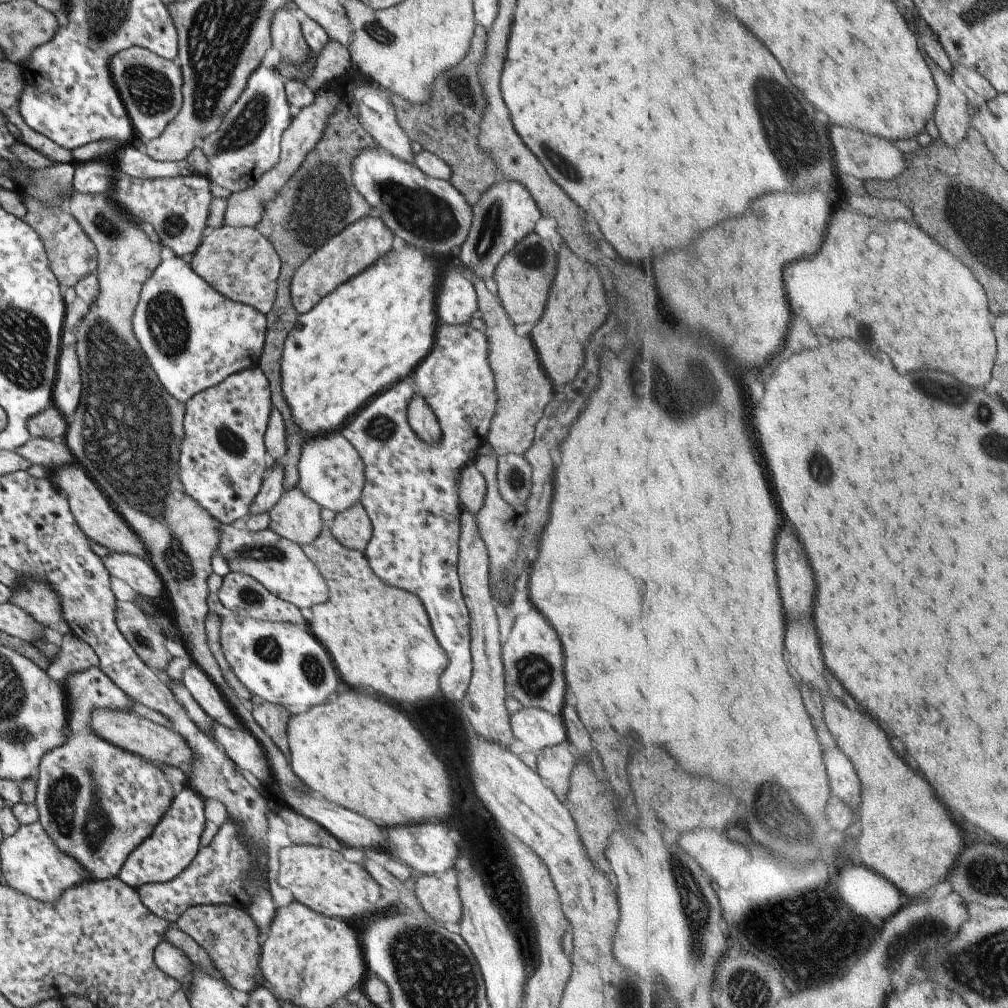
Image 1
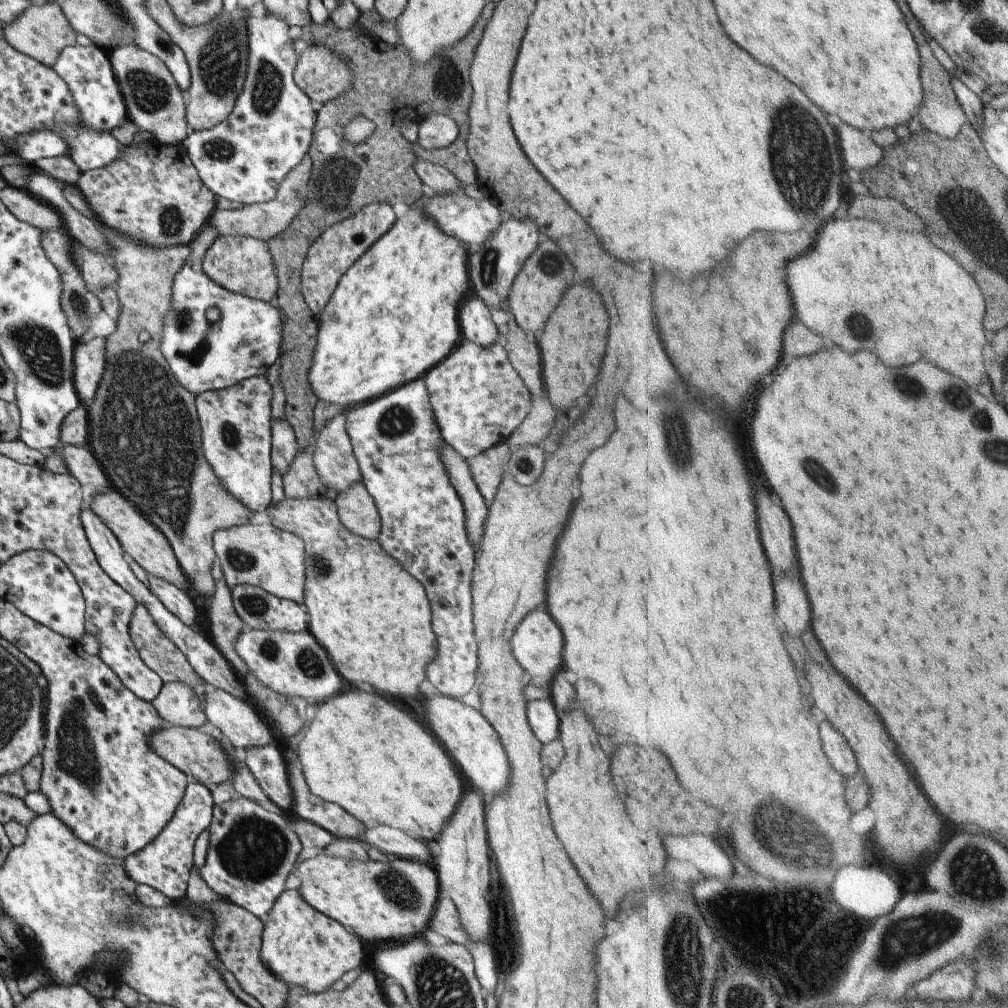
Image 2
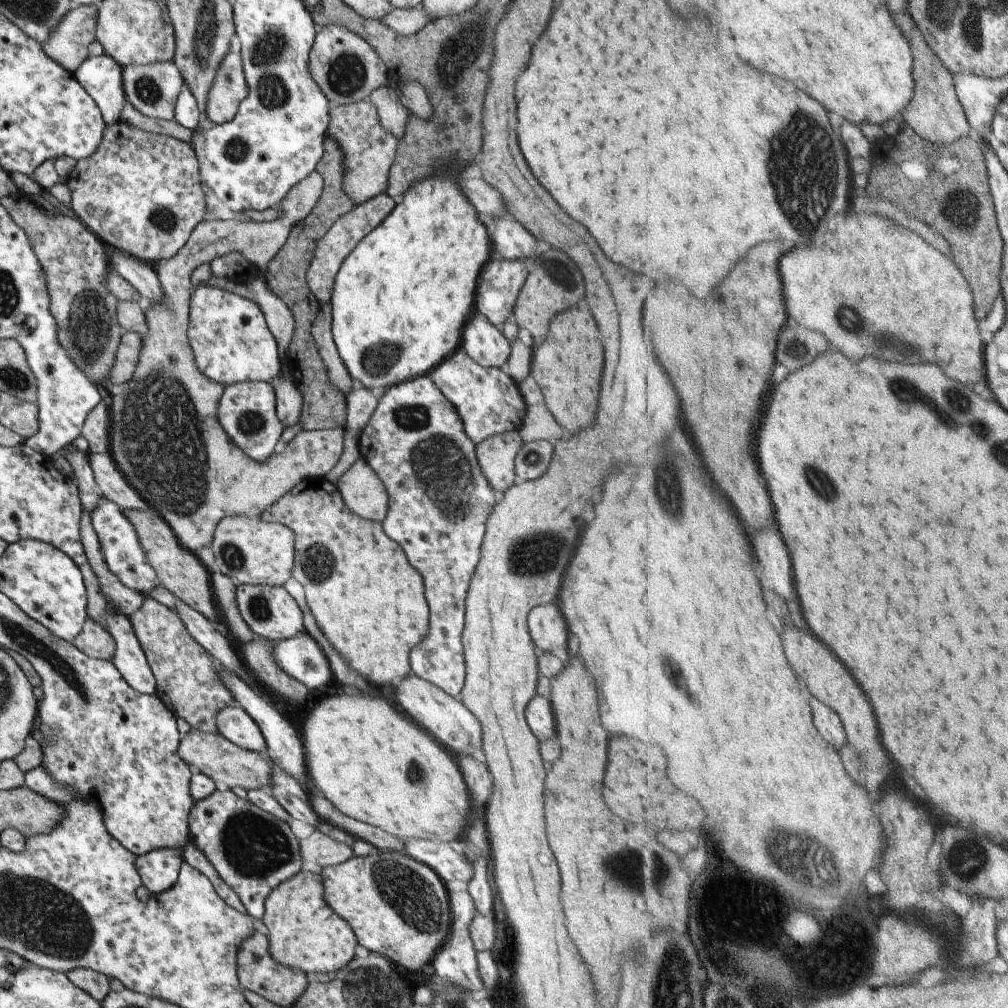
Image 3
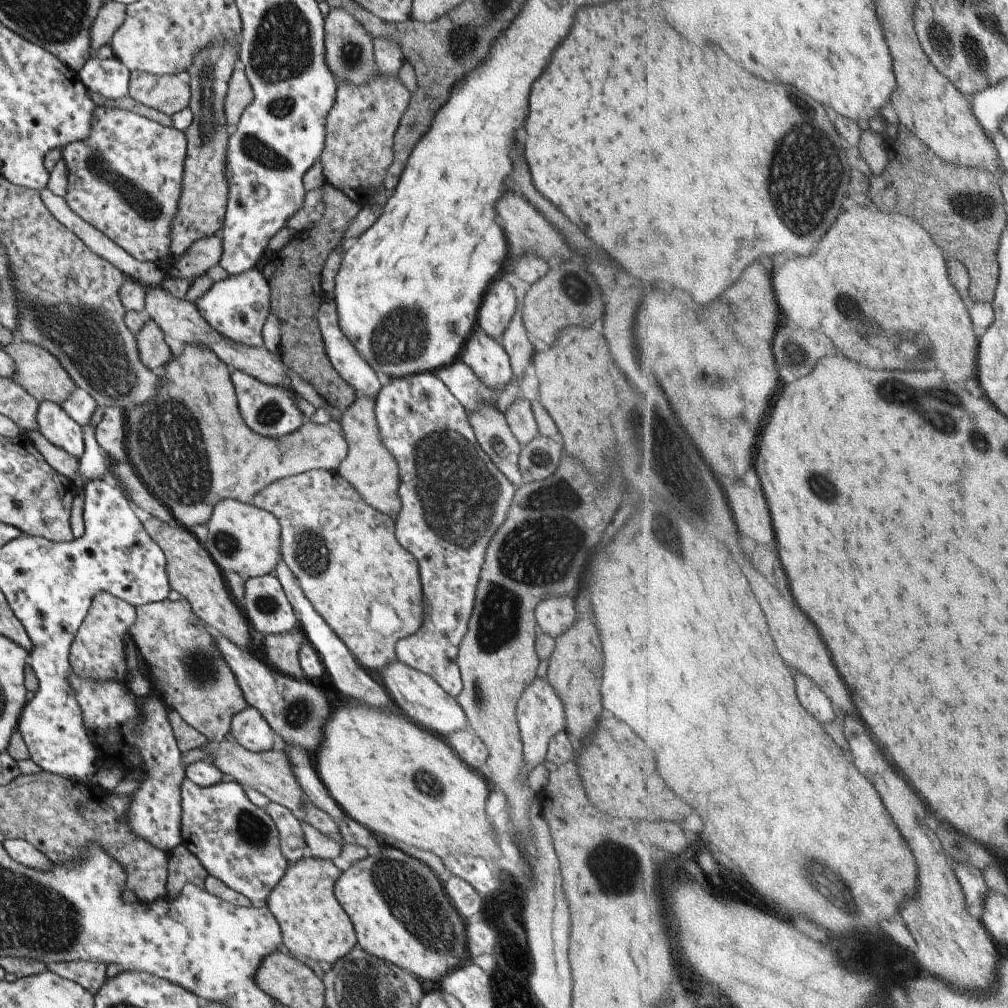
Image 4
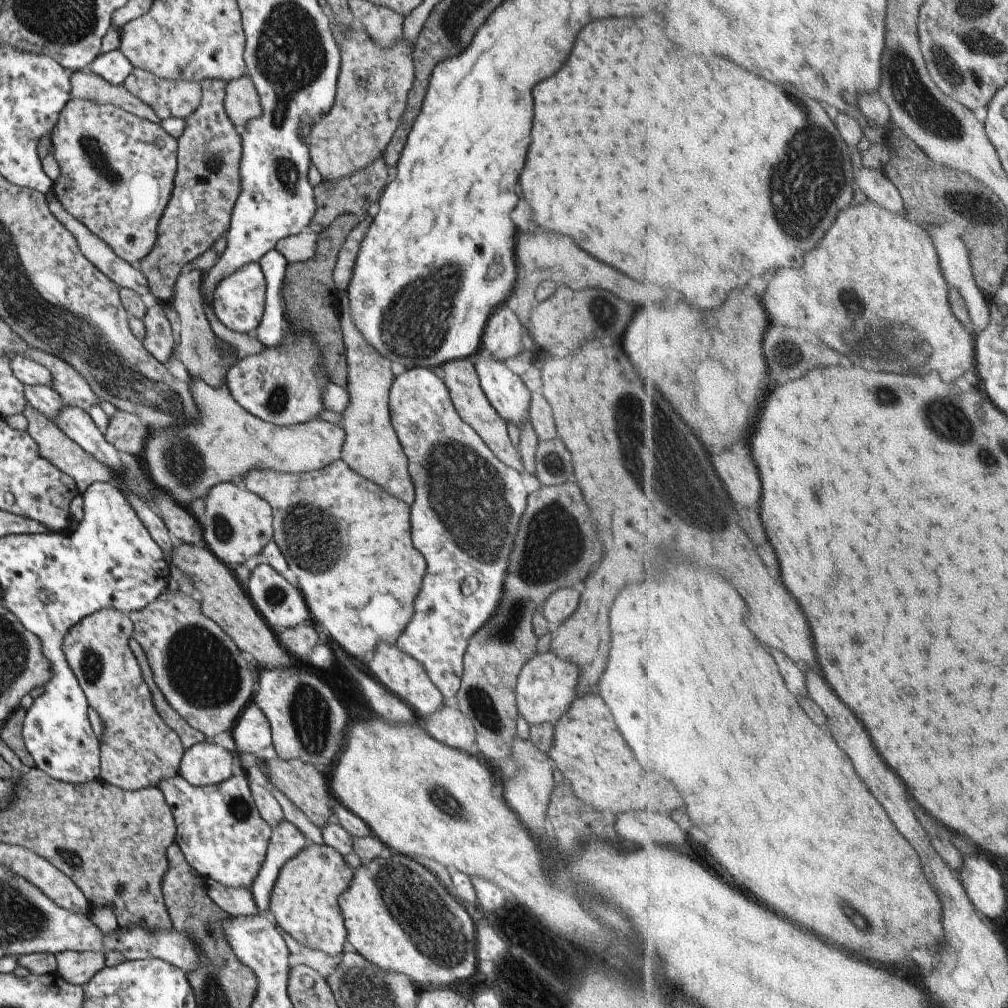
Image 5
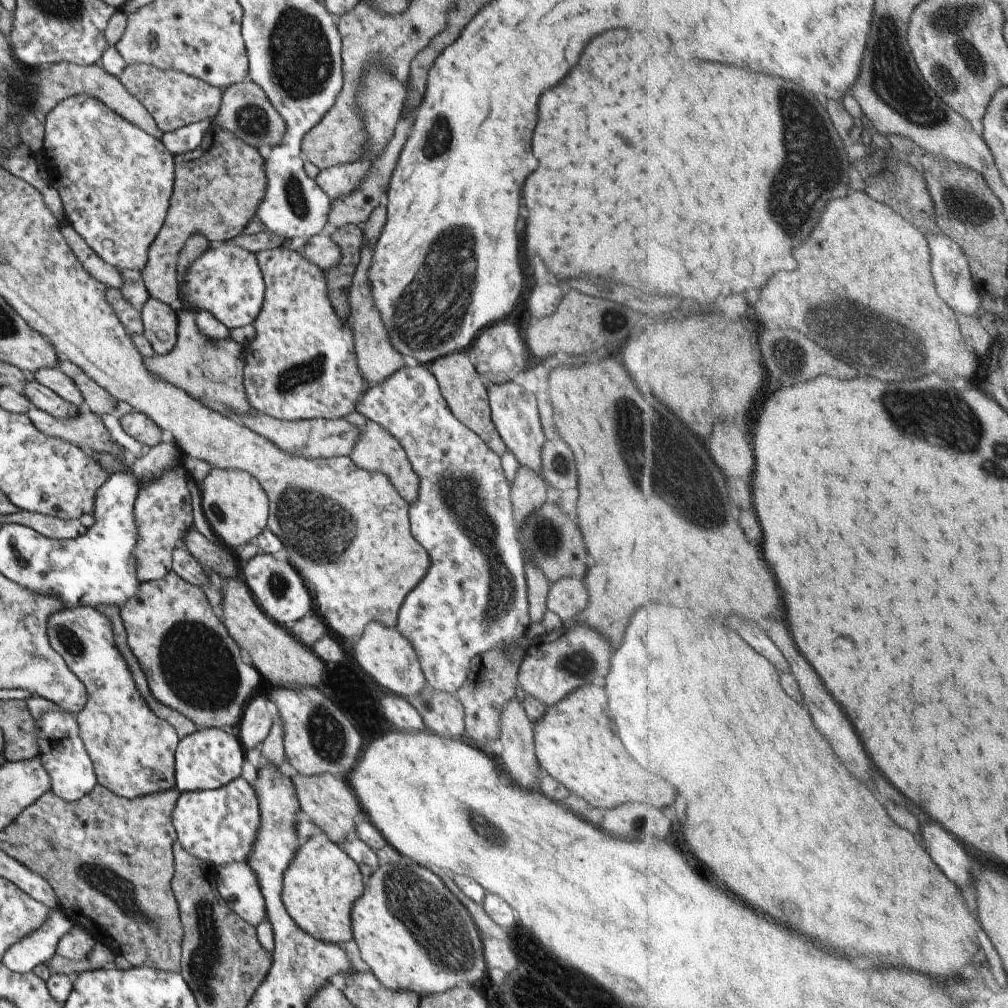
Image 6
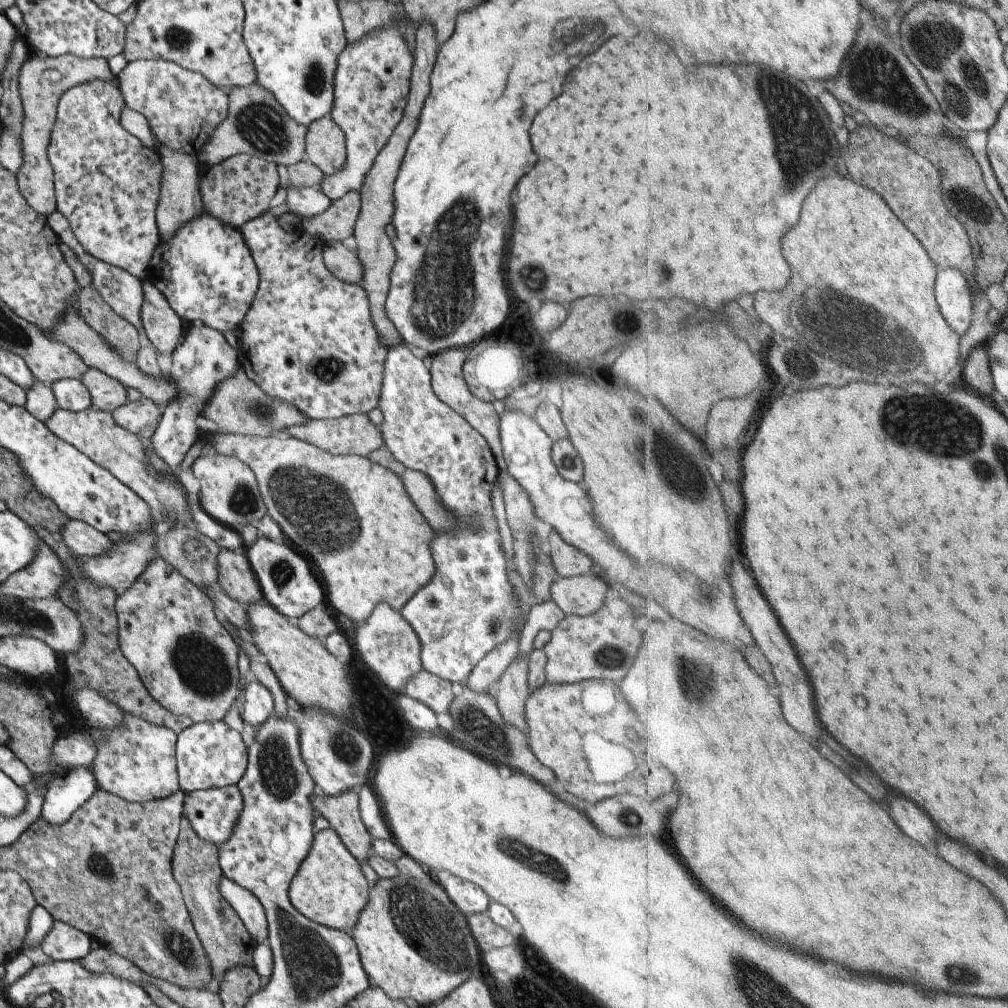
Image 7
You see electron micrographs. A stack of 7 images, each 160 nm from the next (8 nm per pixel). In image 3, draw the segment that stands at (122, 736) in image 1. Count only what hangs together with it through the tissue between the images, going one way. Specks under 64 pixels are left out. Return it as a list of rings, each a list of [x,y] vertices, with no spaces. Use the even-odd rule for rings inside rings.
[[[191,729],[186,735],[180,737],[176,751],[191,772],[204,774],[219,784],[223,782],[229,789],[239,786],[245,791],[257,789],[269,791],[272,786],[271,760],[265,754],[239,748],[218,732],[206,733]]]

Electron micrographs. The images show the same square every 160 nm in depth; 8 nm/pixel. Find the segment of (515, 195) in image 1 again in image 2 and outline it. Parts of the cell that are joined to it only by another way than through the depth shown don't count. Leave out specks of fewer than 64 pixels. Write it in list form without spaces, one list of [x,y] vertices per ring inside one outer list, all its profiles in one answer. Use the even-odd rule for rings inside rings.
[[[510,215],[509,218],[502,217],[501,224],[497,230],[491,234],[491,238],[485,238],[481,242],[479,253],[469,254],[469,282],[471,290],[475,295],[489,308],[504,309],[507,301],[509,288],[513,283],[513,278],[521,270],[521,264],[525,262],[527,256],[535,250],[540,236],[537,226],[529,218],[515,218]]]

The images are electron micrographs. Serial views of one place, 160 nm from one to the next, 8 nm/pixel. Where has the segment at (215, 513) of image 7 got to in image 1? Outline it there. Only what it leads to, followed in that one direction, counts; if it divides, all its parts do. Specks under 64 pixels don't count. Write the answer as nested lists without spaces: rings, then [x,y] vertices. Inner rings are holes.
[[[221,525],[218,528],[216,553],[222,556],[234,573],[250,576],[273,596],[300,608],[311,608],[325,602],[328,588],[315,565],[305,556],[299,544],[285,539],[270,529],[250,531],[236,526]]]

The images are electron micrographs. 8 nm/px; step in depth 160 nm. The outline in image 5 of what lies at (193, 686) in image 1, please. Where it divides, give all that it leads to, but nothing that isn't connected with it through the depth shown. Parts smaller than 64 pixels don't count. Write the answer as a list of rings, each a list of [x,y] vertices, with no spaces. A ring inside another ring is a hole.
[[[253,702],[247,704],[231,726],[231,736],[237,752],[263,754],[270,752],[270,726],[263,712]]]

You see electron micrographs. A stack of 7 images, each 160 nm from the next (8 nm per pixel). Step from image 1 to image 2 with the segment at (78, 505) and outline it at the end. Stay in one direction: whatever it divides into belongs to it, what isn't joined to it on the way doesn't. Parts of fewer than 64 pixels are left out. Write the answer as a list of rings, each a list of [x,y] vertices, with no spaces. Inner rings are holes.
[[[111,489],[101,490],[101,494],[91,494],[89,510],[97,514],[99,522],[109,528],[109,532],[113,534],[123,553],[135,561],[145,573],[188,592],[187,579],[183,576],[167,540],[161,536],[161,532],[153,524],[146,522],[141,513],[137,512],[126,499]]]

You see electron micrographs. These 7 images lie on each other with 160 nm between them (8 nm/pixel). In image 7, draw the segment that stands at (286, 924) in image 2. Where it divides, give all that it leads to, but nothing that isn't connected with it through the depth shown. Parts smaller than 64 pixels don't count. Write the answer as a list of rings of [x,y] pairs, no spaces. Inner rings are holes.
[[[329,826],[314,833],[309,852],[289,883],[288,899],[306,919],[330,929],[347,931],[355,926],[358,914],[367,904],[369,888],[360,864]]]

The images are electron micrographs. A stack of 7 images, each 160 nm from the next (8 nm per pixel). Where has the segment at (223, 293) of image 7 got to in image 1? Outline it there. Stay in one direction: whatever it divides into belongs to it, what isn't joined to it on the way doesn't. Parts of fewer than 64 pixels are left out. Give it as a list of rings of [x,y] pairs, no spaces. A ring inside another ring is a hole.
[[[167,257],[143,283],[130,322],[132,333],[153,372],[167,392],[184,403],[209,387],[216,387],[233,373],[257,366],[266,339],[266,316],[252,306],[231,300],[211,288],[181,257]]]

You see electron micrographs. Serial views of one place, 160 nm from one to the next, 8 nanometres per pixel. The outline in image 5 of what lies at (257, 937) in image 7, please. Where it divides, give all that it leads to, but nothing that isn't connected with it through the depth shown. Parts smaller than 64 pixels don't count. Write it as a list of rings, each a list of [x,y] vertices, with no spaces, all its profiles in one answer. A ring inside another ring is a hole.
[[[213,879],[205,882],[207,896],[231,917],[246,917],[257,914],[252,892],[245,887],[228,887]]]

